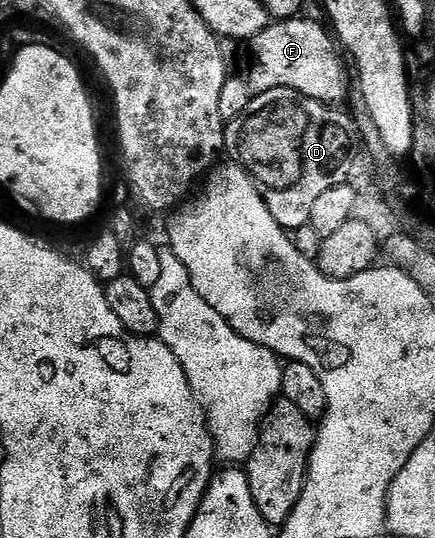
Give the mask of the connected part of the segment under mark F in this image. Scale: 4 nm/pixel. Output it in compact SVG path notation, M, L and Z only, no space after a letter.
M303 16L276 20L269 23L265 31L251 38L251 63L245 76L252 94L275 89L293 89L307 98L317 99L318 102L332 107L342 104L348 98L349 88L349 80L347 81L343 71L344 54L322 20L310 21Z

